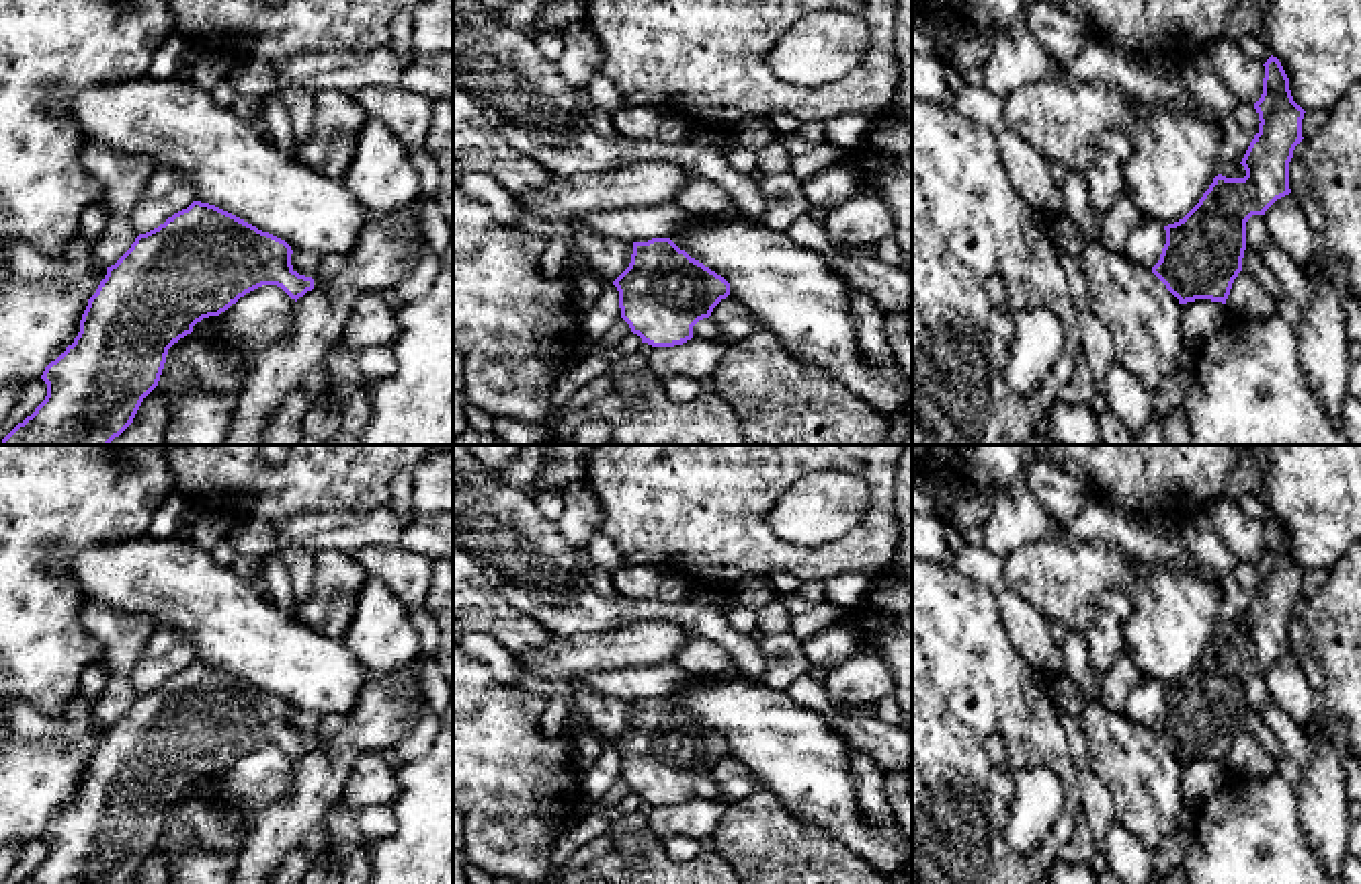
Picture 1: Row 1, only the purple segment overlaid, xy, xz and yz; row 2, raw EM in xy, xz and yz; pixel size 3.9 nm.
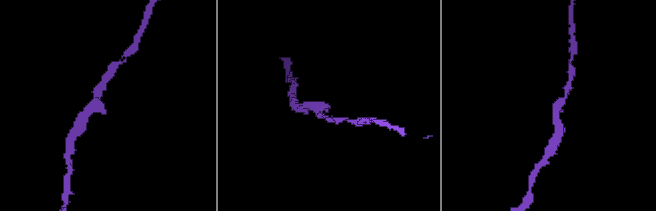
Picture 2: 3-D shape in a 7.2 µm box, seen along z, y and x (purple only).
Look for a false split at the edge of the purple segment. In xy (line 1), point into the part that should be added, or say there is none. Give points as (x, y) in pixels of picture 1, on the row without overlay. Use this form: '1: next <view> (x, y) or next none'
1: next none

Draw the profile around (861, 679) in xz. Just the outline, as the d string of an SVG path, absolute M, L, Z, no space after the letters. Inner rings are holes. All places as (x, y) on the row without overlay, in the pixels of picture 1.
M859 648L828 671L824 687L840 712L847 712L894 695L894 675L875 654Z

